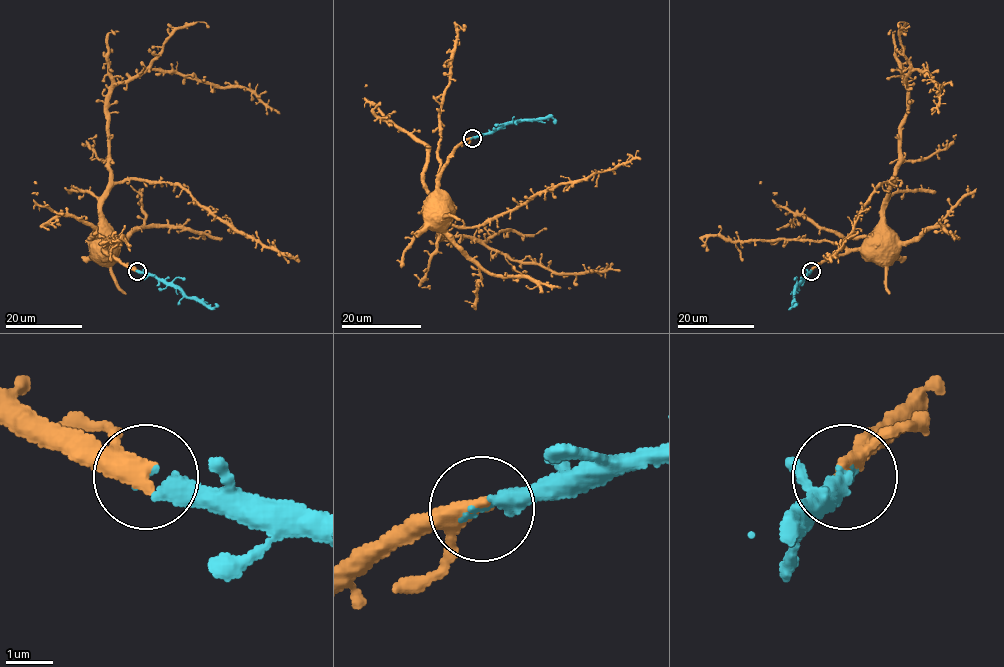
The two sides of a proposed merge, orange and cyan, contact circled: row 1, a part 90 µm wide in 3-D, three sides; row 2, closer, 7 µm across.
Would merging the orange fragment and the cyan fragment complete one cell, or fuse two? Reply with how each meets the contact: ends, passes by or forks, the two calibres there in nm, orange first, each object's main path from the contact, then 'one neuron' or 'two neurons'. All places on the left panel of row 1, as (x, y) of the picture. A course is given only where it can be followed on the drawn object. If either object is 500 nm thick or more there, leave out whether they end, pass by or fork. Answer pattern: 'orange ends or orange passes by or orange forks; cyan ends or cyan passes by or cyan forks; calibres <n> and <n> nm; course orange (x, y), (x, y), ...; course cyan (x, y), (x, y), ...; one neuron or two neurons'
orange passes by; cyan ends; calibres 340 and 280 nm; course orange (137, 270), (105, 250), (110, 91), (150, 70), (172, 70), (219, 86), (245, 86), (280, 113); course cyan (137, 270), (173, 284), (187, 296), (201, 299), (210, 307), (217, 304); one neuron

